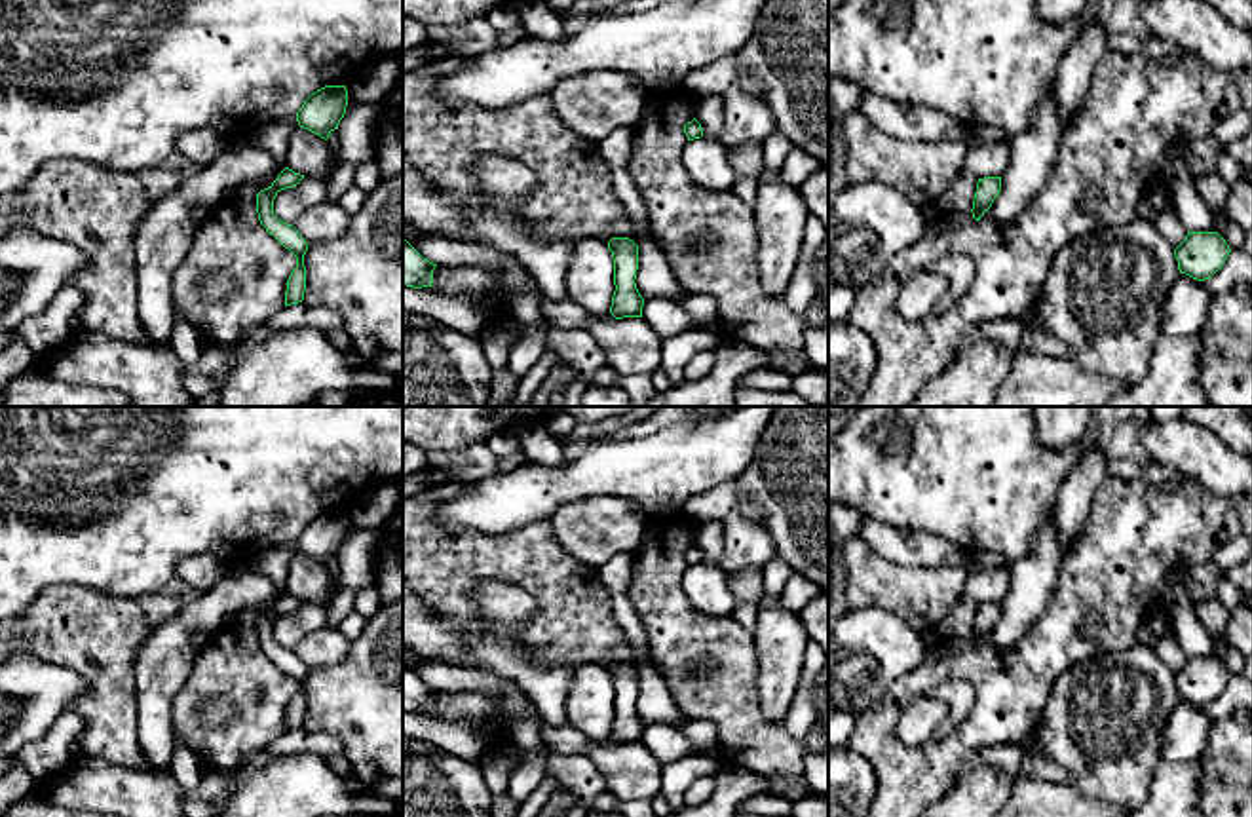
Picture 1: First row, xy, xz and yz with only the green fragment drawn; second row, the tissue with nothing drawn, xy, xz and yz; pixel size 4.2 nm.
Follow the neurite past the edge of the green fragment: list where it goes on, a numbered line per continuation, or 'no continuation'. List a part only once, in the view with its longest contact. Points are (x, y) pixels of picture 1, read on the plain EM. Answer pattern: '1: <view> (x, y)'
no continuation

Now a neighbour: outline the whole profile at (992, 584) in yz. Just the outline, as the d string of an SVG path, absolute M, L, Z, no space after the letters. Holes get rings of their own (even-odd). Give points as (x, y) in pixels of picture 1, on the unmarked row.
M1007 566L984 568L975 574L969 574L963 587L963 595L977 604L1001 602L1001 598L1009 593L1009 587L1011 572Z

